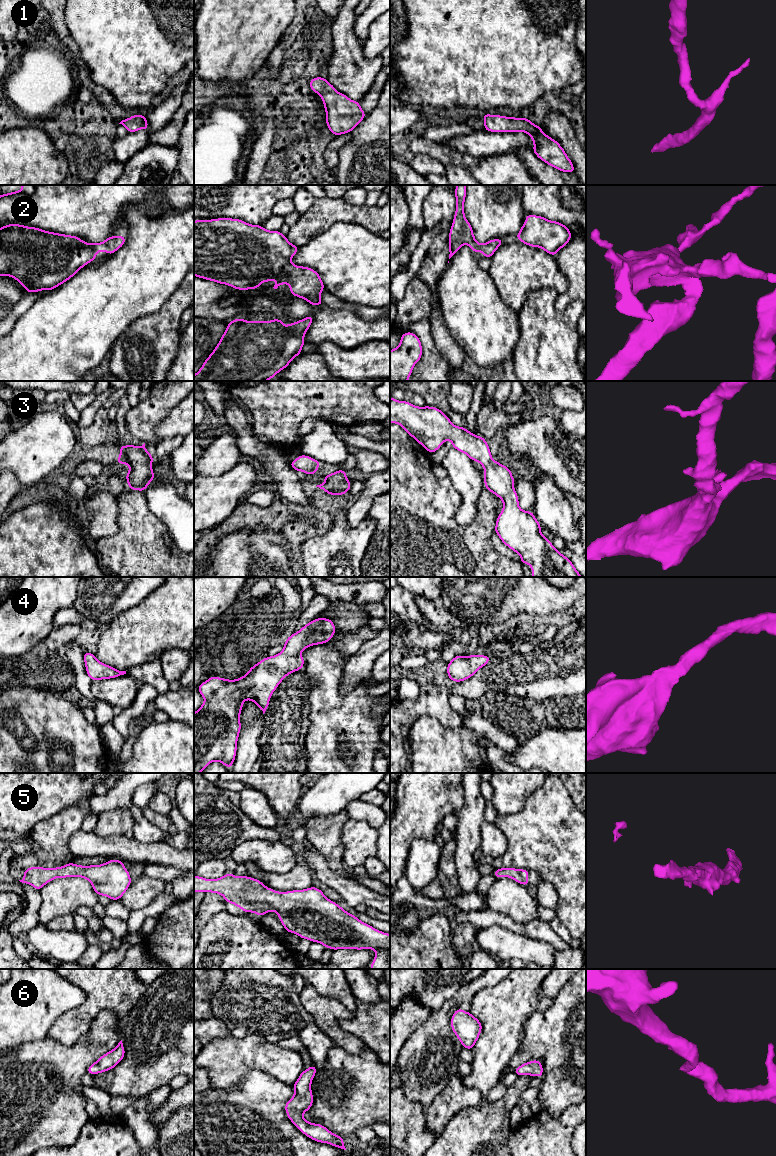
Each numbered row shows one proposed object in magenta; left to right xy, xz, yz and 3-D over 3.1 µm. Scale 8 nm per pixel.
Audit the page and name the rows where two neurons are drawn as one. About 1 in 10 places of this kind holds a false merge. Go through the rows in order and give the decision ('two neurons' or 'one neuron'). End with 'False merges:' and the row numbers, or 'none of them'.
1: one neuron
2: one neuron
3: one neuron
4: one neuron
5: one neuron
6: one neuron
False merges: none of them

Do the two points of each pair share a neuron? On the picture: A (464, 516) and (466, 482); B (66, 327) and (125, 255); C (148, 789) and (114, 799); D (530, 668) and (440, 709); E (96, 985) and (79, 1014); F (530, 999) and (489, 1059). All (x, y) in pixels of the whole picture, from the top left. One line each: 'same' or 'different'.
A: same
B: same
C: different
D: same
E: same
F: same

